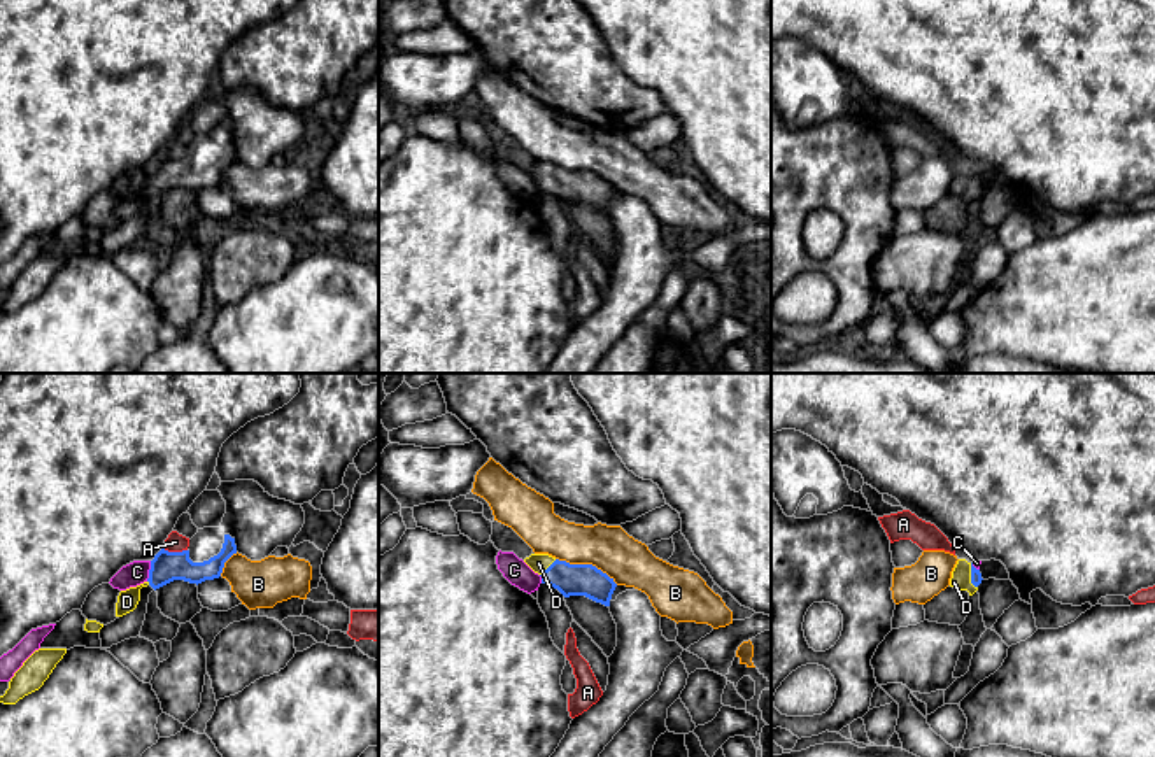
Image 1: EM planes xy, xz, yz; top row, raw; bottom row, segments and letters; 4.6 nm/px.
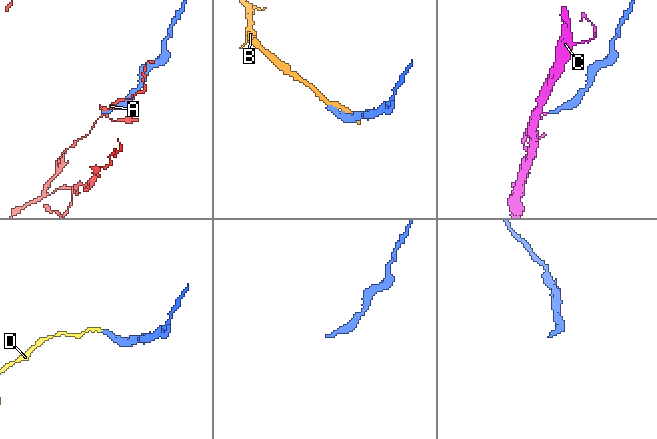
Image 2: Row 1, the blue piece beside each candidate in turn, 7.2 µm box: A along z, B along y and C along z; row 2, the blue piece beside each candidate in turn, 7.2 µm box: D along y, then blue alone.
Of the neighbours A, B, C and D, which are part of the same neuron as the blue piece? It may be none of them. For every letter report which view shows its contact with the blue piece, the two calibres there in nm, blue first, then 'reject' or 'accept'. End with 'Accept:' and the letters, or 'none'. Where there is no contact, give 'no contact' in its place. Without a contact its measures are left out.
A: contact in xy; calibres 140 and 90 nm; reject
B: contact in xz; calibres 150 and 220 nm; reject
C: contact in xy; calibres 140 and 110 nm; reject
D: contact in yz; calibres 50 and 100 nm; accept
Accept: D

